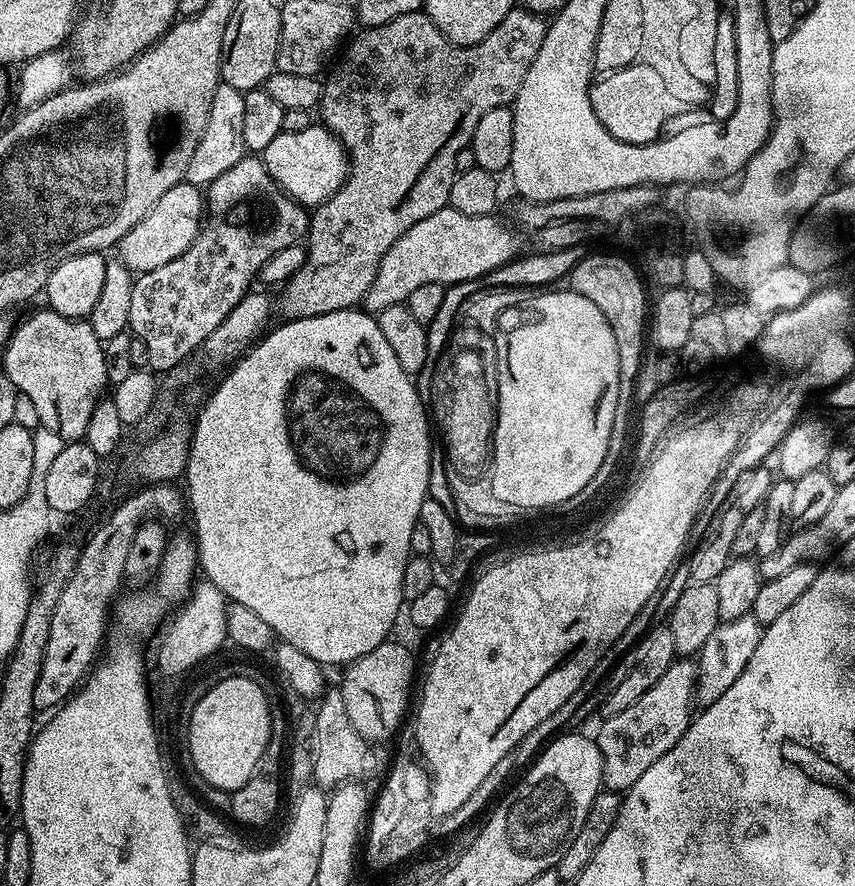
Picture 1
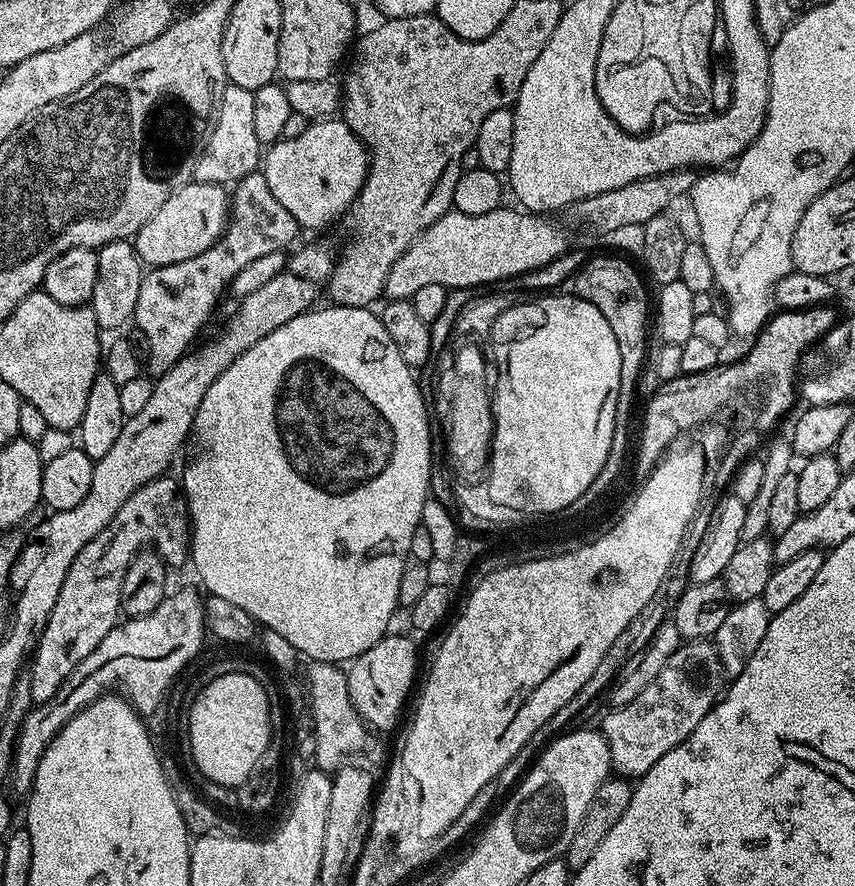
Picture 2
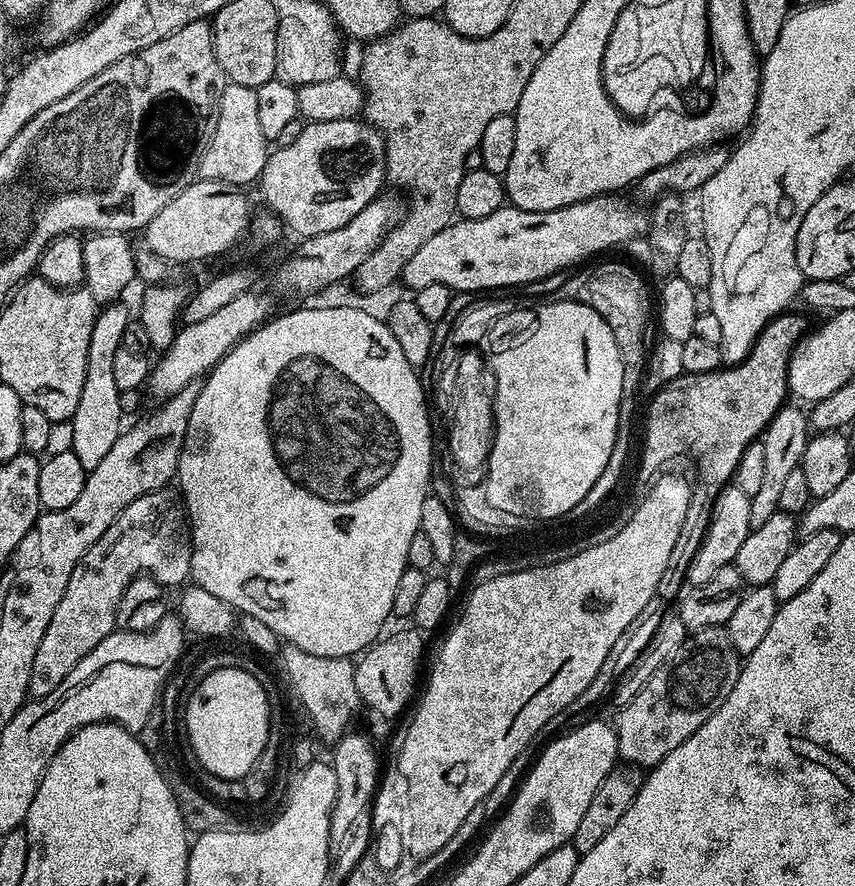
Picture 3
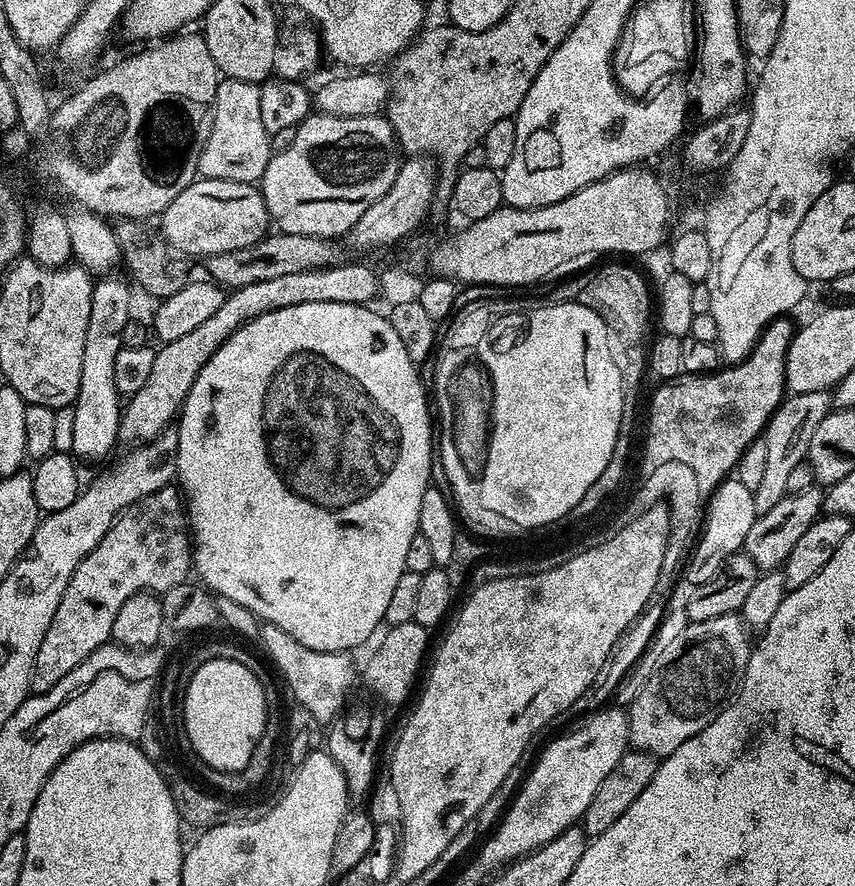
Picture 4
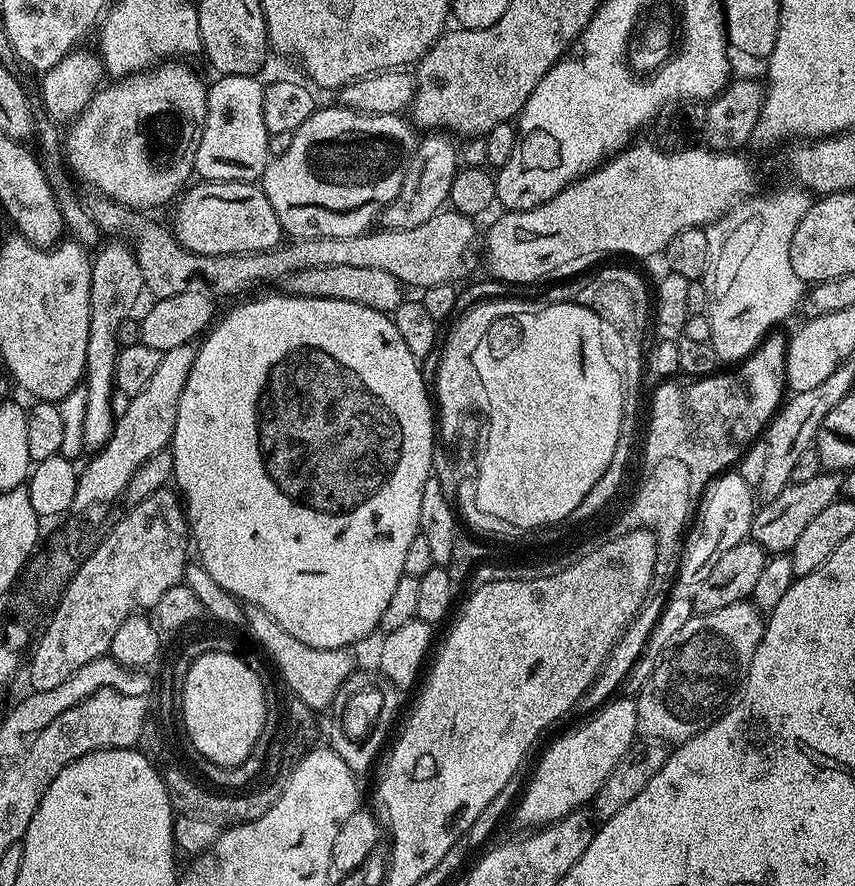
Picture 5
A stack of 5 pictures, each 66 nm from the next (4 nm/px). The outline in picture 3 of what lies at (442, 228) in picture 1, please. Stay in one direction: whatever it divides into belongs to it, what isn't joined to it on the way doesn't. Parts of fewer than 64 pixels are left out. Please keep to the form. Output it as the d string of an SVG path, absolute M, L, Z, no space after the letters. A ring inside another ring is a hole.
M605 194L602 196L591 196L588 200L579 200L577 204L571 204L565 208L558 210L550 210L549 212L531 212L530 210L522 210L505 206L494 210L494 214L486 214L486 218L474 218L473 220L457 219L455 222L446 226L446 230L438 230L438 234L434 234L434 238L430 238L425 244L414 253L414 258L410 258L410 262L406 262L404 267L404 275L402 284L405 284L409 290L415 290L422 286L434 286L441 284L452 289L456 294L484 294L489 290L516 290L519 284L531 286L535 280L544 280L548 276L554 276L563 273L563 268L568 268L571 264L576 264L579 260L584 260L587 256L592 256L595 252L600 252L603 248L612 248L615 244L624 244L627 240L632 240L636 235L643 233L646 228L646 216L638 209L632 208L632 204L628 200L623 200L620 194Z

